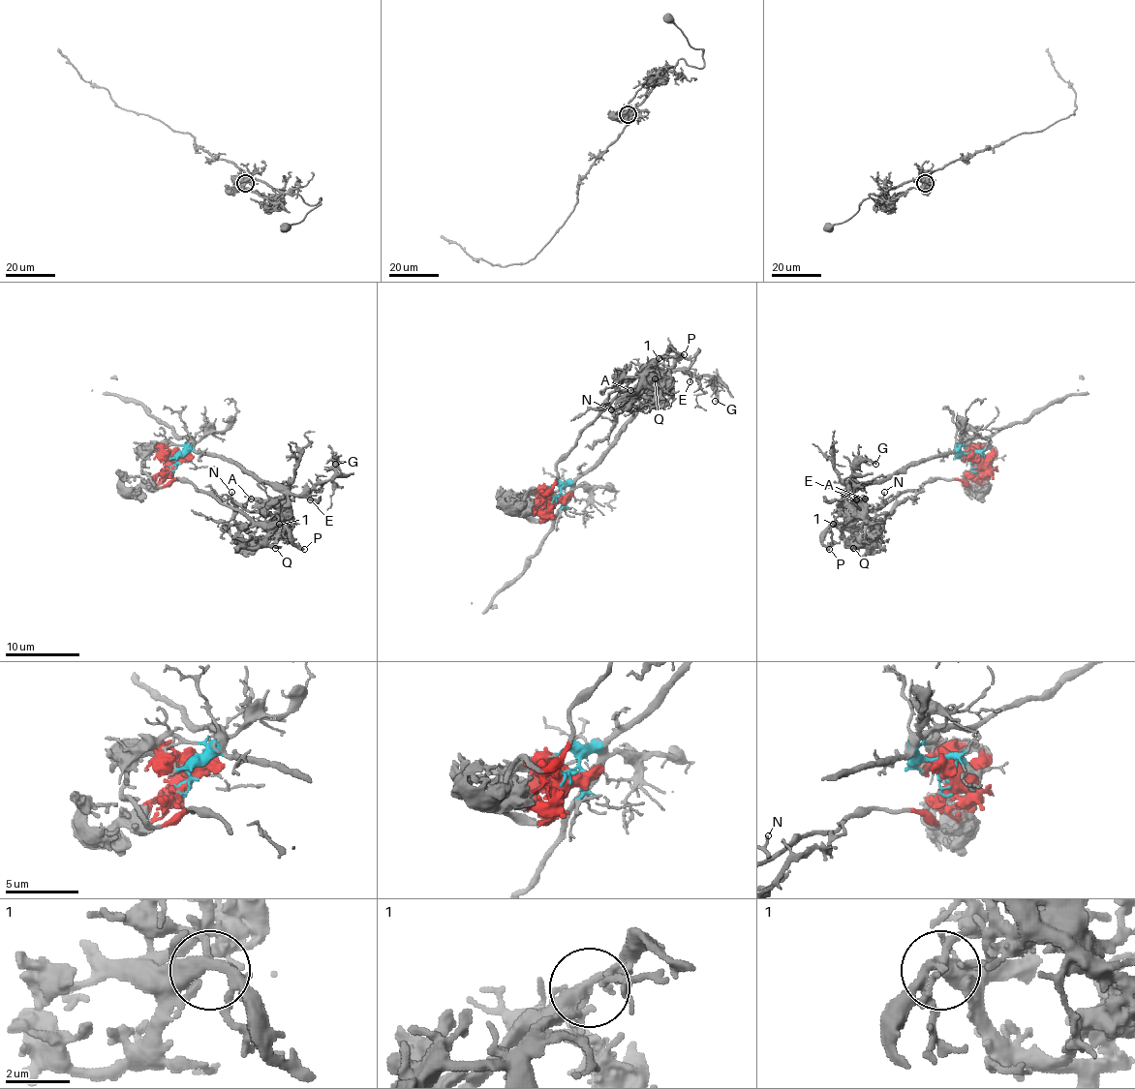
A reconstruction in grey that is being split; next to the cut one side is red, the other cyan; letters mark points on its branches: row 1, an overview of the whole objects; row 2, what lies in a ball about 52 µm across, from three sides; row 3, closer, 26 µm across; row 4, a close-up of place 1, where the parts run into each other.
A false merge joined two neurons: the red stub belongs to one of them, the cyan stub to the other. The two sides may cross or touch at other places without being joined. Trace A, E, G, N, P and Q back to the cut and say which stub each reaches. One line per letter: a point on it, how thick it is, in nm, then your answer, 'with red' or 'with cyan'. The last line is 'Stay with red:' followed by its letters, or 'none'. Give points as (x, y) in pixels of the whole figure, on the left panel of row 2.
A: at (251, 499); 190 nm thick; with red
E: at (310, 499); 130 nm thick; with cyan
G: at (335, 464); 190 nm thick; with cyan
N: at (231, 492); 110 nm thick; with red
P: at (304, 549); 220 nm thick; with red
Q: at (275, 548); 170 nm thick; with red
Stay with red: A, N, P, Q

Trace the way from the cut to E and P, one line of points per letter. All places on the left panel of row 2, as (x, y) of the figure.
E: (175, 465), (185, 451), (209, 451), (260, 479), (284, 485), (296, 496), (308, 496), (312, 498), (310, 499)
P: (175, 465), (171, 479), (185, 477), (196, 489), (241, 509), (258, 524), (284, 526), (284, 535), (304, 548)

